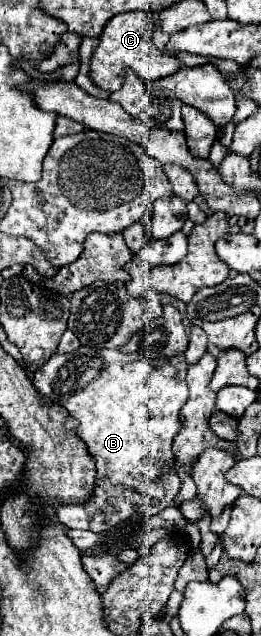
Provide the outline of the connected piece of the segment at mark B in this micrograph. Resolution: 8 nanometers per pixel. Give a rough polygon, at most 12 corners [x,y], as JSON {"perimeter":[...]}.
{"perimeter":[[55,353],[41,399],[79,421],[91,503],[67,529],[169,507],[185,355]]}

